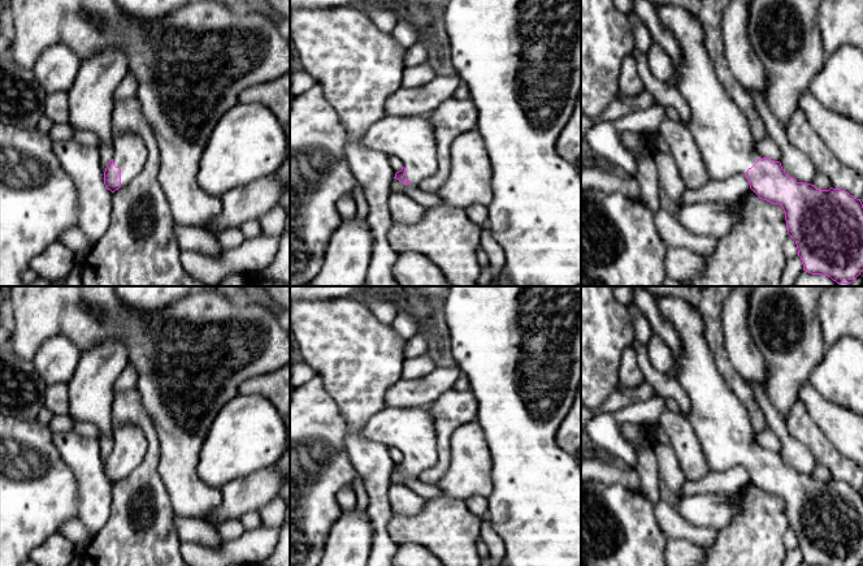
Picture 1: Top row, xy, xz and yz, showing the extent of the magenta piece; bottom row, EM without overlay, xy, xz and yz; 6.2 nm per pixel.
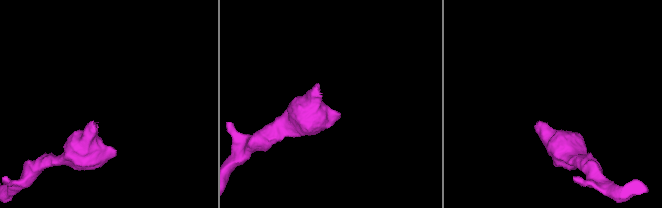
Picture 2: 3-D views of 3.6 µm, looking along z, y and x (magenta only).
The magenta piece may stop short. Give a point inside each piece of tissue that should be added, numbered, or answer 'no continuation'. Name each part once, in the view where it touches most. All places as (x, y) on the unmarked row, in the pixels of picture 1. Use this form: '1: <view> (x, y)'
1: xy (130, 445)

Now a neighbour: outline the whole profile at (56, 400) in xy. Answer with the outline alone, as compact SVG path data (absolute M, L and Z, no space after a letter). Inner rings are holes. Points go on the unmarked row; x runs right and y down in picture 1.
M51 384L47 386L44 393L44 406L53 415L66 415L69 414L69 396L68 385L65 384Z

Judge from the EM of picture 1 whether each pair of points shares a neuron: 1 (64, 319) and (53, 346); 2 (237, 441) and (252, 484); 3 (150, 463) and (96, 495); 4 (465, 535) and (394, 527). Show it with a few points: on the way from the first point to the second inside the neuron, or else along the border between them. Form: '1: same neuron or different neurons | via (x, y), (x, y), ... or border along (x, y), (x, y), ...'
1: different neurons | border along (82, 350), (66, 338), (51, 336), (34, 355)
2: different neurons | border along (276, 462), (243, 478), (231, 479), (221, 487)
3: different neurons | border along (112, 487), (111, 514), (108, 517)
4: same neuron | via (447, 528), (412, 528)

